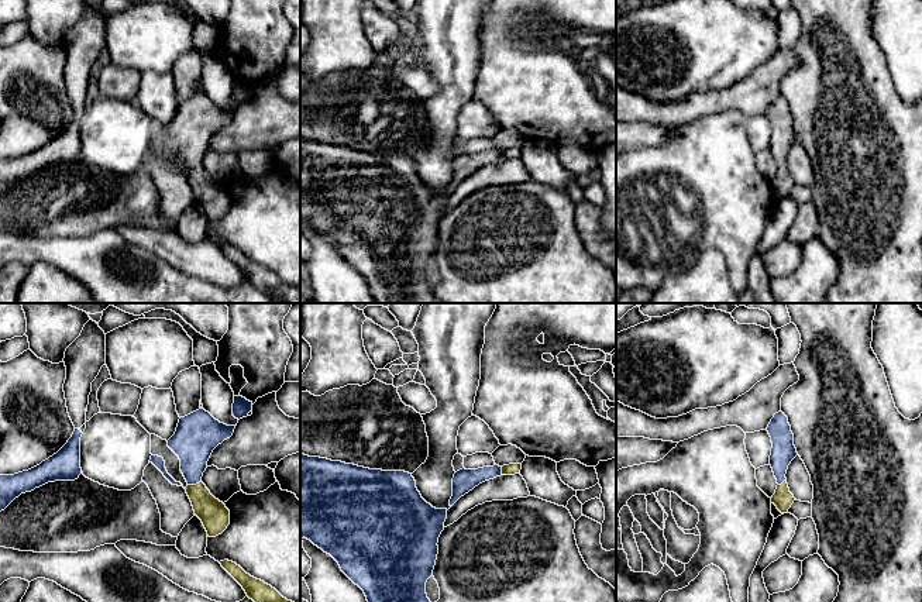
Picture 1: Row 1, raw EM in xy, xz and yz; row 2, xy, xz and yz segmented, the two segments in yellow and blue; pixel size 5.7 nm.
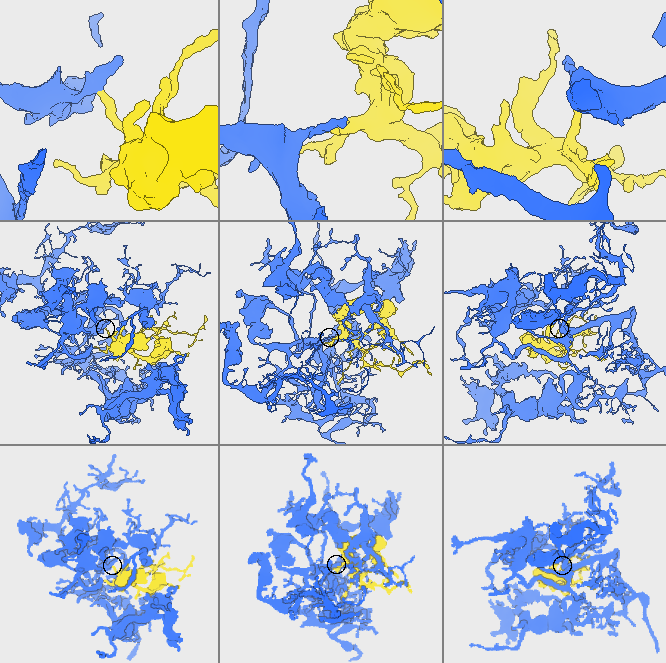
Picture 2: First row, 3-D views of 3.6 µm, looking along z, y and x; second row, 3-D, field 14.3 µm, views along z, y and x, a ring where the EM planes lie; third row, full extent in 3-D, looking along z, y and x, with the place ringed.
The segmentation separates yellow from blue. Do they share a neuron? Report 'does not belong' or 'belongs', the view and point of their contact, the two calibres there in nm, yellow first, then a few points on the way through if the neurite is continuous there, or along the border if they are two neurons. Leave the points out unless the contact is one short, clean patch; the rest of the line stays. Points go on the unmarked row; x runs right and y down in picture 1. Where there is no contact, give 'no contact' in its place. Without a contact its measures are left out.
belongs | xy (193, 169) | 160/240 nm | across xy (213, 198), (193, 169), (193, 126)

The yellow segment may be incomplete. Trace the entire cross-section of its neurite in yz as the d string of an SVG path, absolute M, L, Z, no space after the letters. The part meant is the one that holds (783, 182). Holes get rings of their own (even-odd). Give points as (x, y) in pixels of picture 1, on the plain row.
M782 96L775 97L767 116L773 127L770 149L778 168L771 188L774 188L781 197L787 197L795 182L789 176L785 158L791 145L798 140L788 102Z

